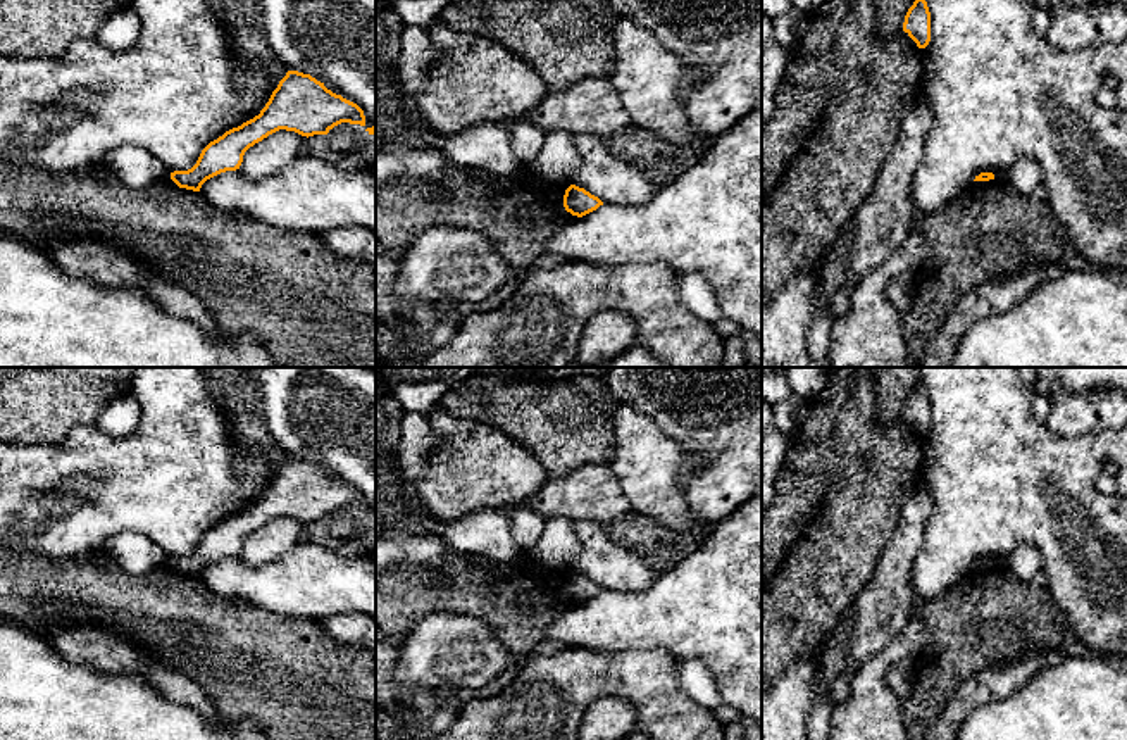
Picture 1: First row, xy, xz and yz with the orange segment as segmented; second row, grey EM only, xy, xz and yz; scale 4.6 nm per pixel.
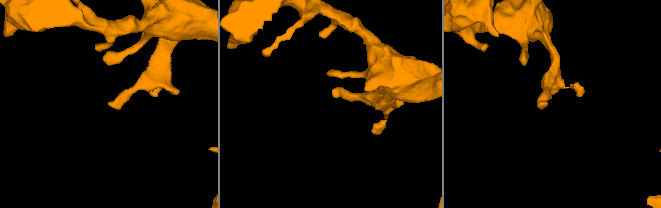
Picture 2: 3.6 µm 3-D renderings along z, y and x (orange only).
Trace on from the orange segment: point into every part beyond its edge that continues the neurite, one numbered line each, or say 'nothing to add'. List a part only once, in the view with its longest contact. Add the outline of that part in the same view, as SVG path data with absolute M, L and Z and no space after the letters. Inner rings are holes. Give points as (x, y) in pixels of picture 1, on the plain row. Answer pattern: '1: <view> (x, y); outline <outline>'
nothing to add

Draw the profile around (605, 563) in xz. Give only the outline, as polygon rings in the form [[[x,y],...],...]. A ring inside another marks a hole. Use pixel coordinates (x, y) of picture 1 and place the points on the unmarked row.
[[[574,521],[581,543],[572,571],[584,574],[603,590],[639,593],[650,588],[658,573],[638,554],[617,545],[608,535],[608,526],[598,521]]]

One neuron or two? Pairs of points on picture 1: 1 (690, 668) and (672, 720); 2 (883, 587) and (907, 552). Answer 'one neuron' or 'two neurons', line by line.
1: two neurons
2: one neuron

